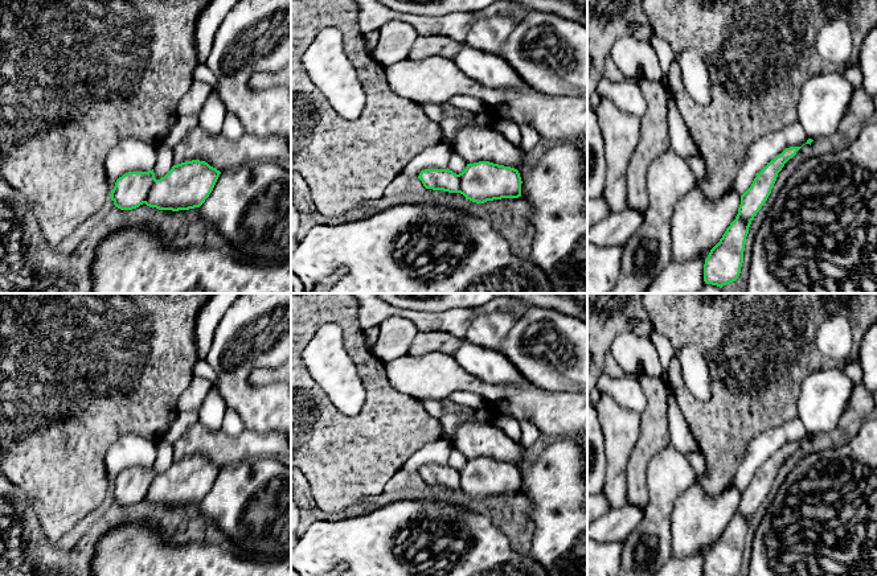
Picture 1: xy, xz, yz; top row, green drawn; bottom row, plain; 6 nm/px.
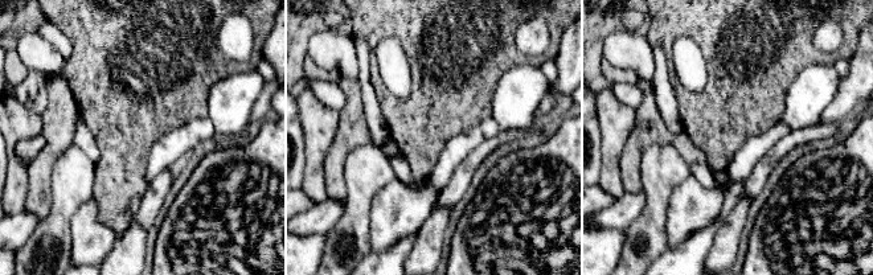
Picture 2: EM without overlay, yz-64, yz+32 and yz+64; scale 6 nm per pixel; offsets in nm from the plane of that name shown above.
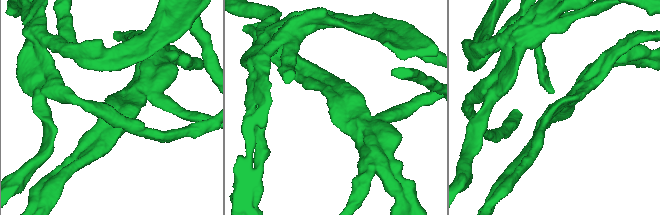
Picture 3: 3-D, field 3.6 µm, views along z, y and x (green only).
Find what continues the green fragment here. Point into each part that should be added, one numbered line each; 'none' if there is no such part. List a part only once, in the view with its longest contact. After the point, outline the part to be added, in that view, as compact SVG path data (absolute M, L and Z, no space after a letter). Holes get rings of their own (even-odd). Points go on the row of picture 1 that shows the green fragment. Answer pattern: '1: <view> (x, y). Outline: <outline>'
none

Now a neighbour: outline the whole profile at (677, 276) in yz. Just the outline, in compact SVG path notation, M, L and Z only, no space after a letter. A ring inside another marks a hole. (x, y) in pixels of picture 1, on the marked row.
M709 252L688 262L671 260L644 293L697 293L705 284L704 264Z

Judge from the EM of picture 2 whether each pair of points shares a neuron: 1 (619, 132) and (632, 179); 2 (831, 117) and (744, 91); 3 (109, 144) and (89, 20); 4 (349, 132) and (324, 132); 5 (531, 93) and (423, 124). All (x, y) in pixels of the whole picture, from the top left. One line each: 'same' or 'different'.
1: different
2: different
3: same
4: different
5: different

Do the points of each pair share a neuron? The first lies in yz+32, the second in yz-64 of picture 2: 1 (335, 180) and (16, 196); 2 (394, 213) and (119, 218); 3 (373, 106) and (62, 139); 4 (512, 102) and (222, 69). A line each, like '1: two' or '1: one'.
1: two
2: two
3: two
4: two

